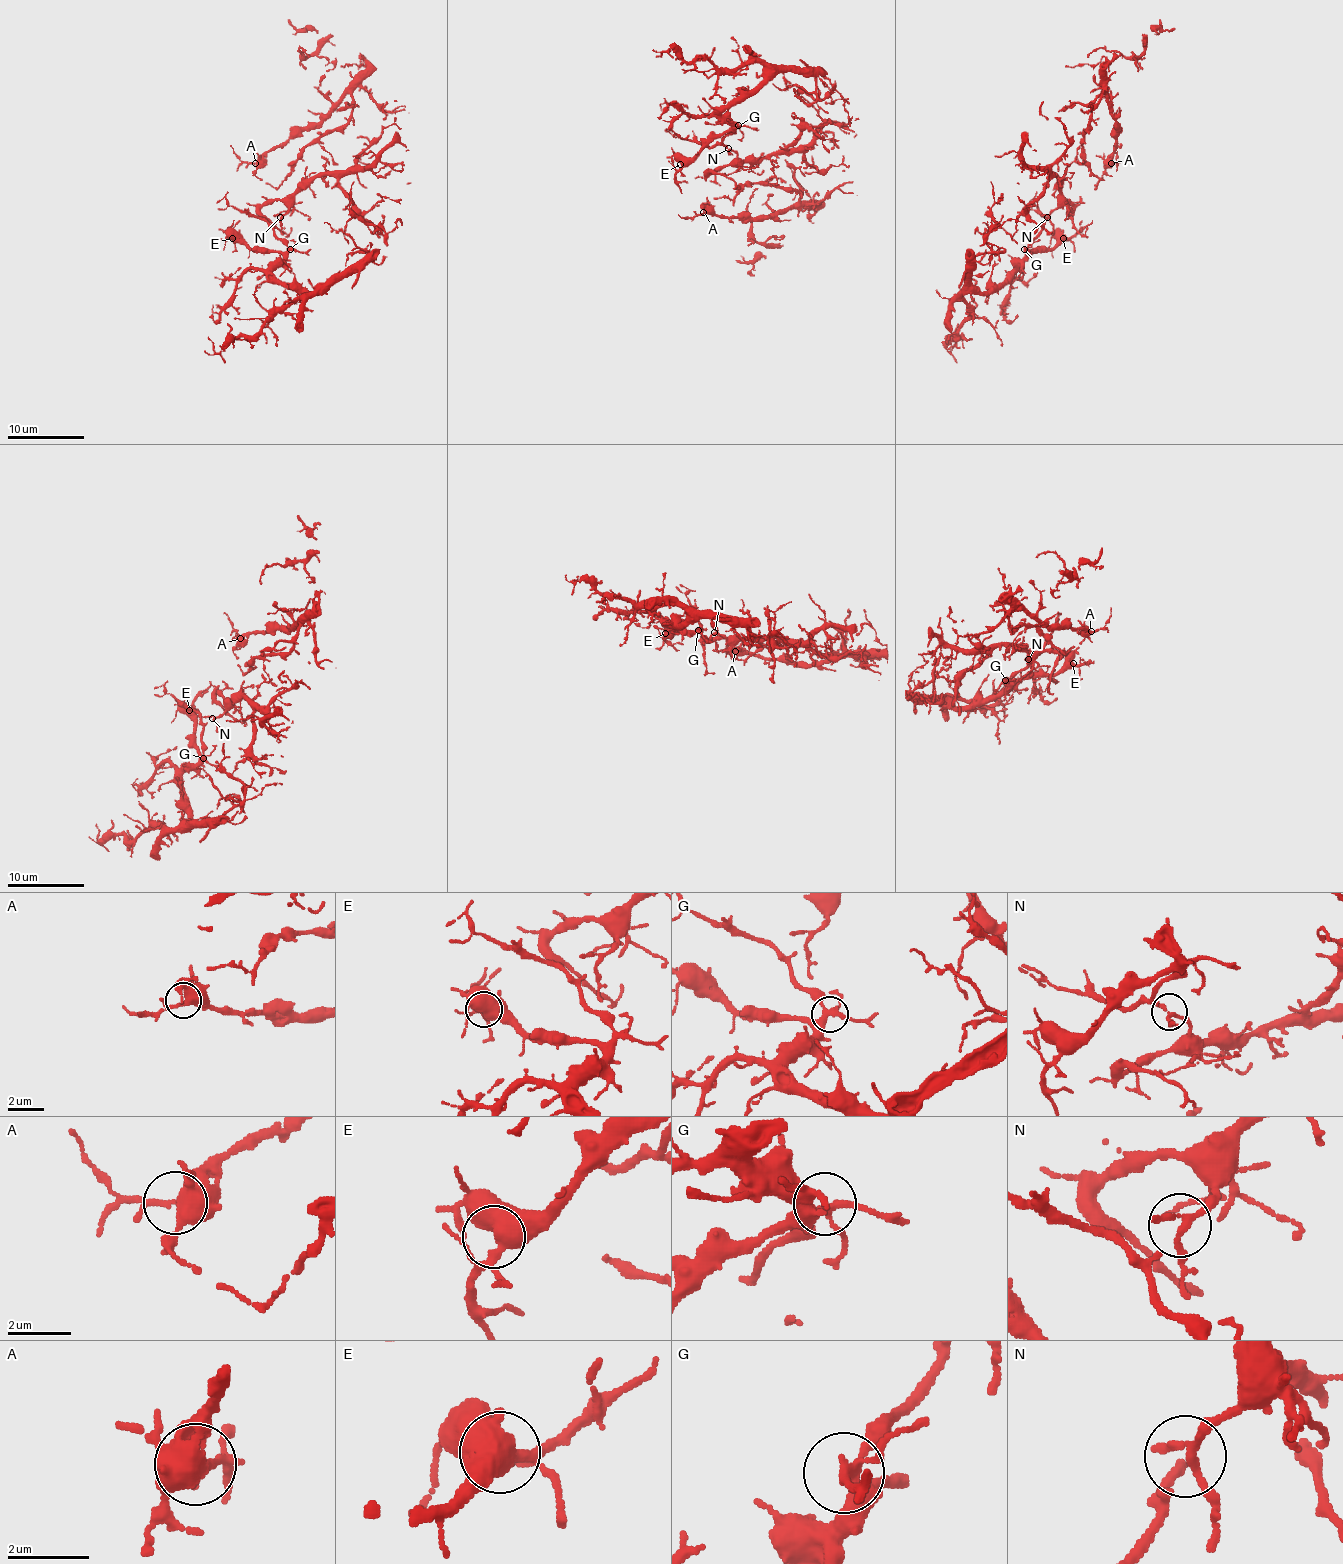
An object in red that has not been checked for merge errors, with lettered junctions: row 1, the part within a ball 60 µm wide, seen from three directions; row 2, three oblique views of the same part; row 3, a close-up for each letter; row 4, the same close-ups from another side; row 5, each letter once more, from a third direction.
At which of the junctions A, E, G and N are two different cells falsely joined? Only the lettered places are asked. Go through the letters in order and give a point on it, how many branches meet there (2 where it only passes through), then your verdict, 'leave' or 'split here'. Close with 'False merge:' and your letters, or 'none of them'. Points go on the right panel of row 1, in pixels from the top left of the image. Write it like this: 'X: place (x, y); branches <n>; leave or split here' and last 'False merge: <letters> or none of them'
A: place (1111, 163); branches 5; leave
E: place (1063, 238); branches 5; leave
G: place (1024, 249); branches 4; leave
N: place (1047, 217); branches 3; leave
False merge: none of them

